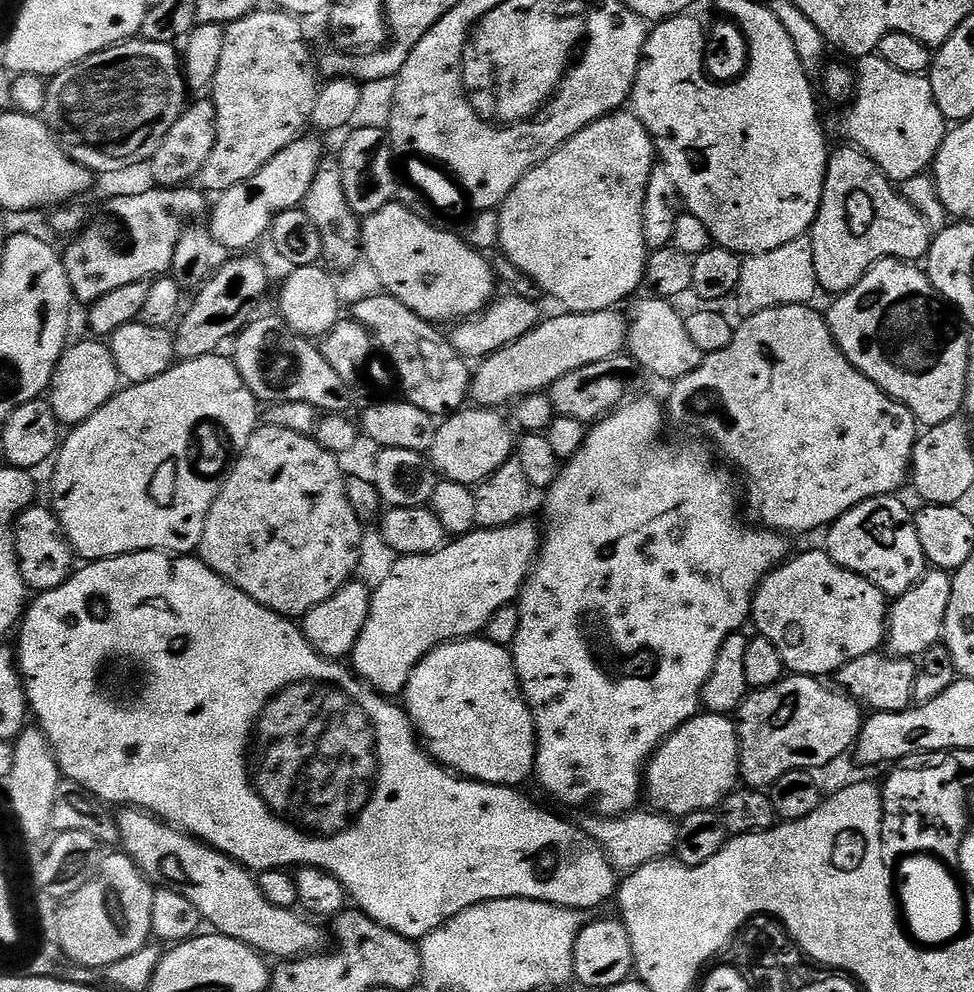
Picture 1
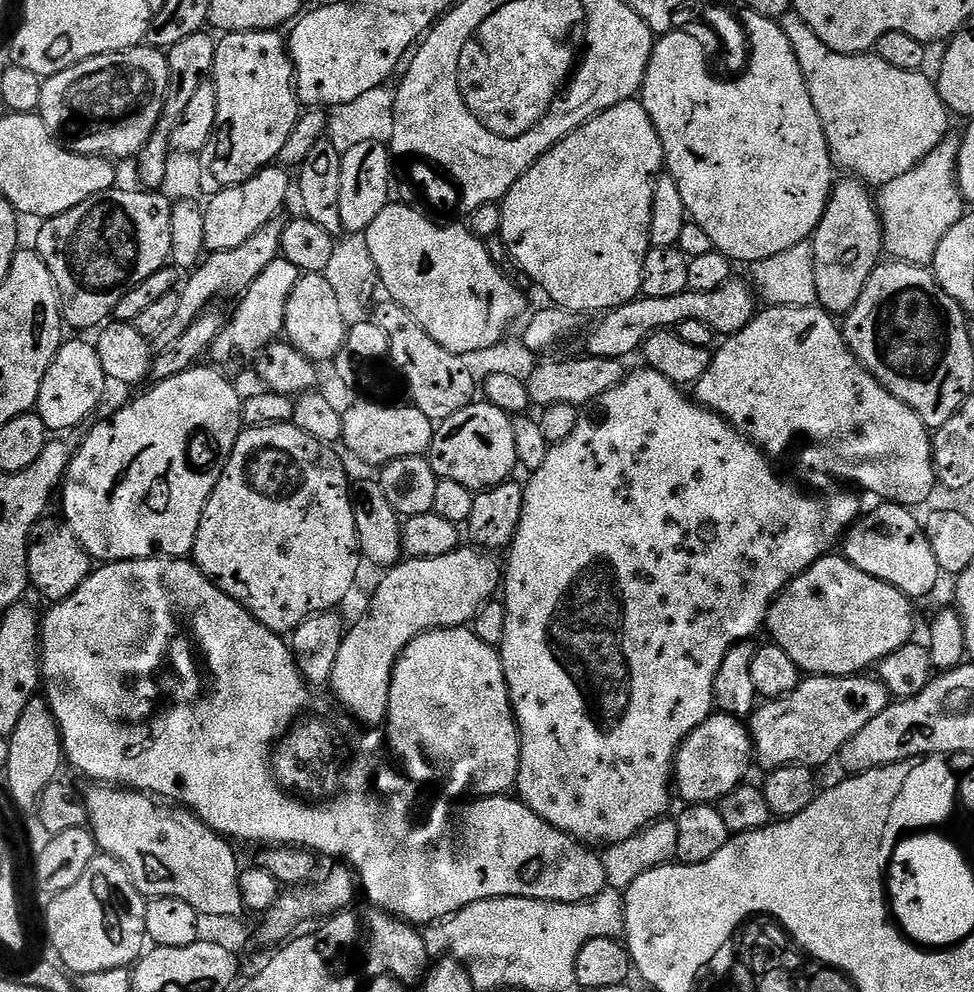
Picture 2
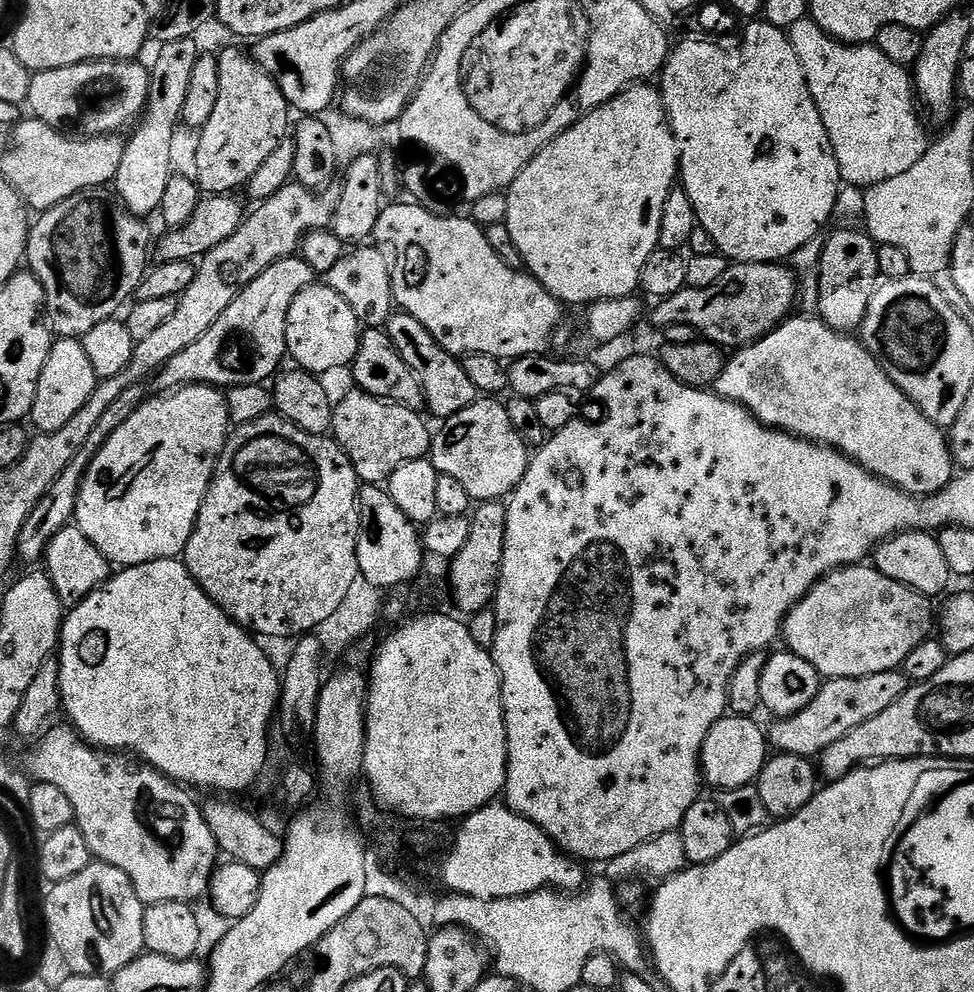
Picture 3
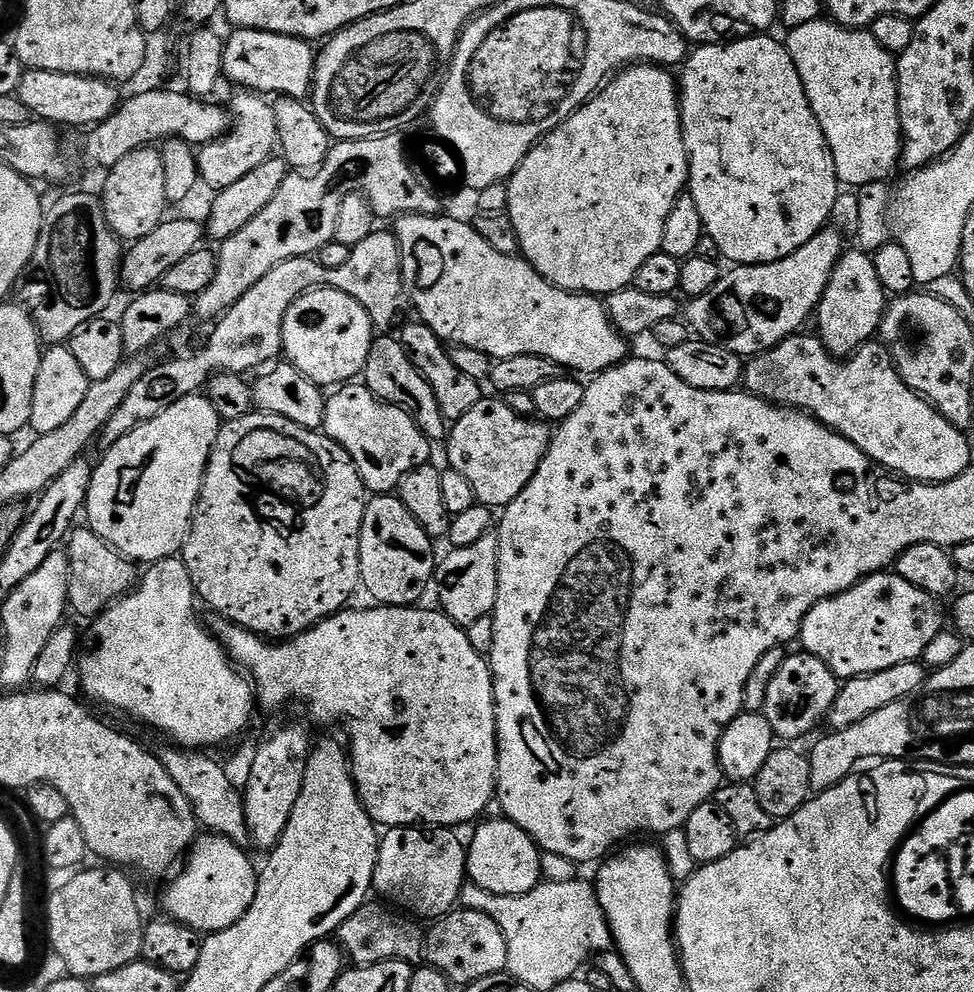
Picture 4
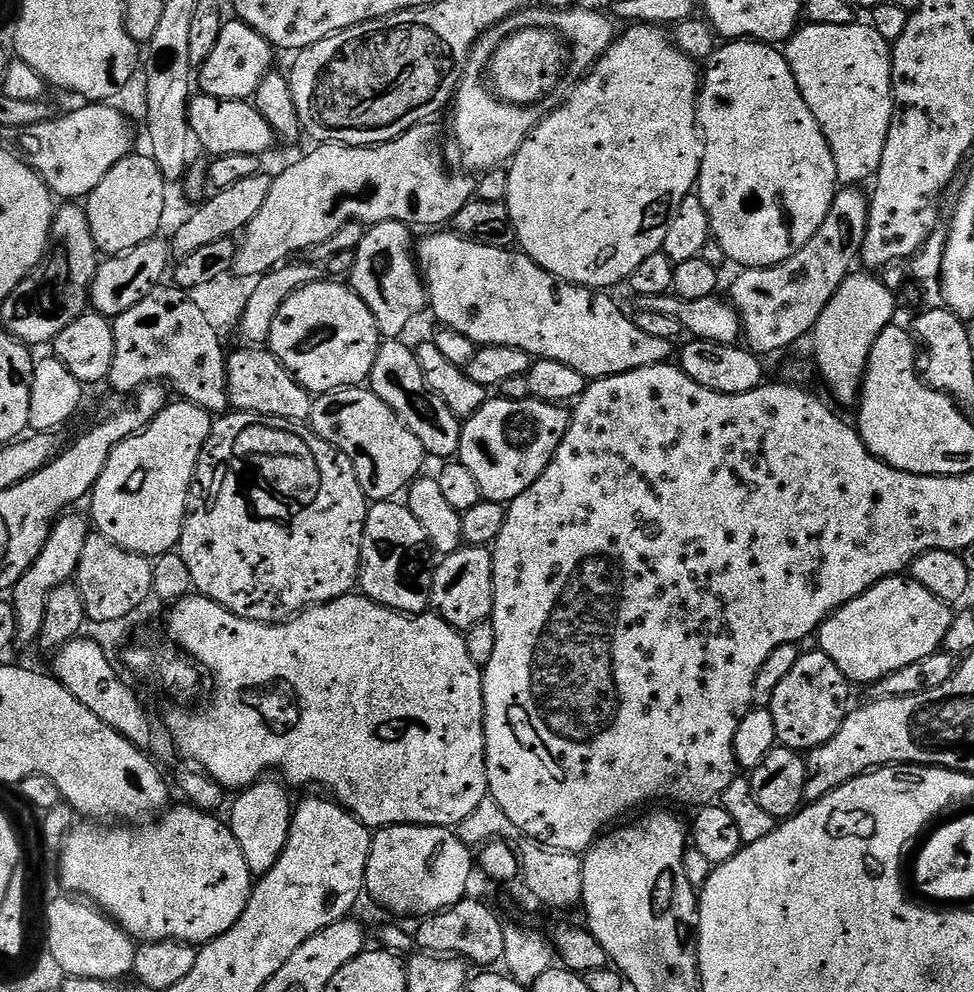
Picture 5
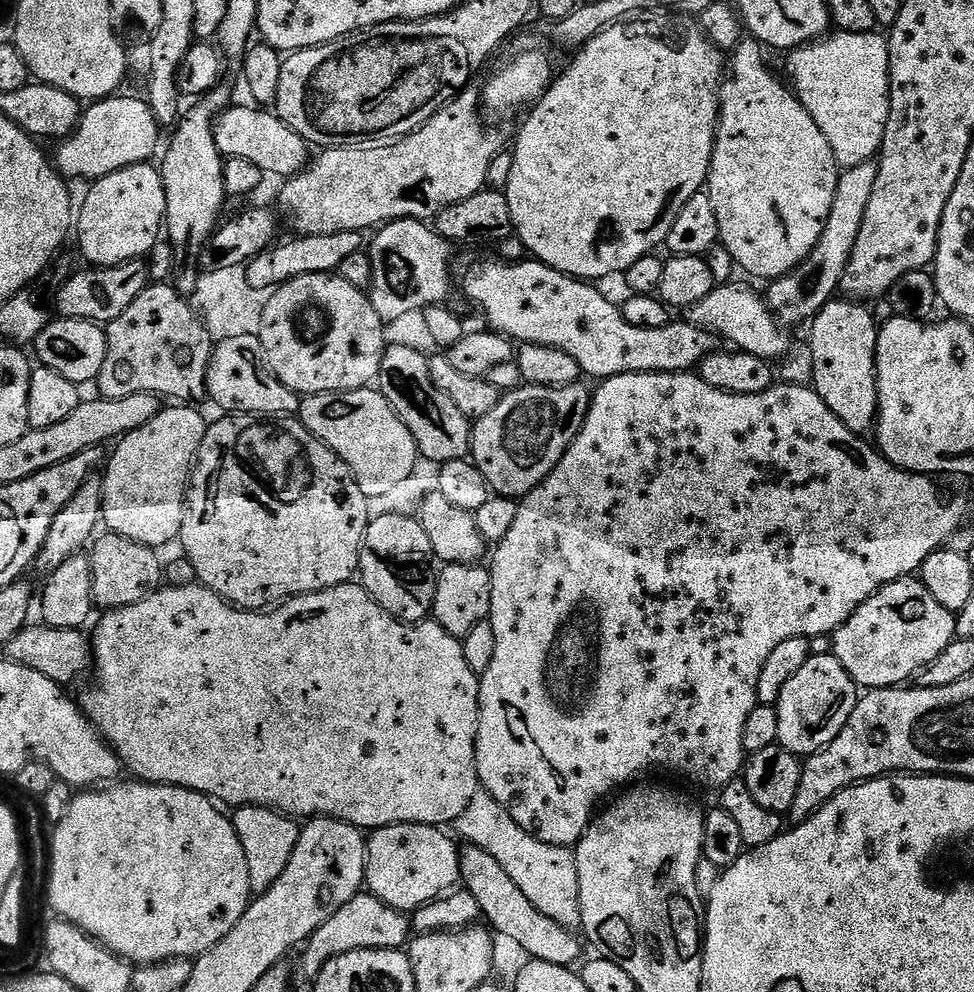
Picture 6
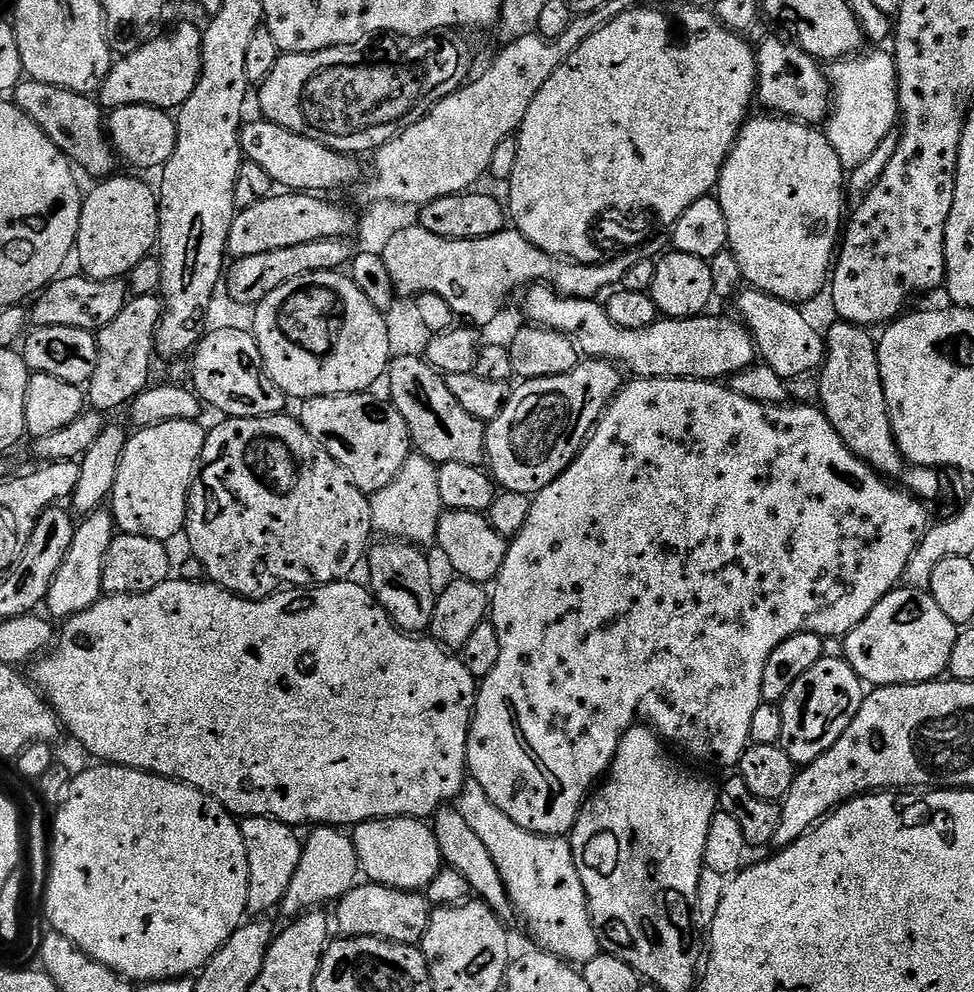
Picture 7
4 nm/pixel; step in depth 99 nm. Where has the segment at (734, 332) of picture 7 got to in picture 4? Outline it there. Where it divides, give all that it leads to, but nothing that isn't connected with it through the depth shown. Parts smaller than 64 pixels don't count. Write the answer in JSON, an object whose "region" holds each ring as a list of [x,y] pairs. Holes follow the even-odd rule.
{"region":[[[444,215],[401,216],[395,221],[394,235],[400,247],[407,299],[416,307],[419,323],[430,326],[445,345],[474,346],[474,350],[482,350],[482,354],[491,356],[493,361],[518,358],[518,354],[534,354],[573,373],[599,374],[629,359],[629,341],[612,325],[601,297],[567,292],[554,286],[542,278],[523,255],[511,256],[494,250],[469,221],[467,224]]]}

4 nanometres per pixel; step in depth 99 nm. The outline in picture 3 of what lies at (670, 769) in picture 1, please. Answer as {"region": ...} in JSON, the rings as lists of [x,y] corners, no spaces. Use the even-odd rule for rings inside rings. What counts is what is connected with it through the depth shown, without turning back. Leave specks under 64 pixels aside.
{"region":[[[725,714],[721,720],[714,722],[710,734],[706,734],[706,742],[700,751],[700,771],[703,779],[707,783],[709,780],[716,790],[741,788],[756,783],[762,766],[770,759],[769,737],[756,722],[750,716]]]}

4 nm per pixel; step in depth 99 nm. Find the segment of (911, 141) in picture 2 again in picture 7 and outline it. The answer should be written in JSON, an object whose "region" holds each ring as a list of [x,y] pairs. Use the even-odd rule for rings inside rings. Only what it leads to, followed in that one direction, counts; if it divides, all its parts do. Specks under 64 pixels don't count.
{"region":[[[864,50],[847,60],[837,60],[826,72],[830,85],[826,135],[845,170],[862,166],[862,162],[874,154],[874,149],[887,136],[893,135],[895,128],[892,127],[895,124],[897,127],[901,119],[896,62],[891,51],[880,51],[884,50]]]}

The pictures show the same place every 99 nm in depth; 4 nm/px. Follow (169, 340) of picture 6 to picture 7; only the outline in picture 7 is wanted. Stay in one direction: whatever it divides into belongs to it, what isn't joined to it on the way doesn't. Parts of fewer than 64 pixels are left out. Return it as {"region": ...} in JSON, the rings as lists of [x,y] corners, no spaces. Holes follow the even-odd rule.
{"region":[[[159,295],[132,296],[128,304],[110,322],[110,326],[95,333],[98,342],[98,366],[86,385],[86,400],[101,414],[123,409],[145,388],[149,387],[148,375],[152,372],[152,360],[156,351],[156,325],[162,315],[162,301]]]}

